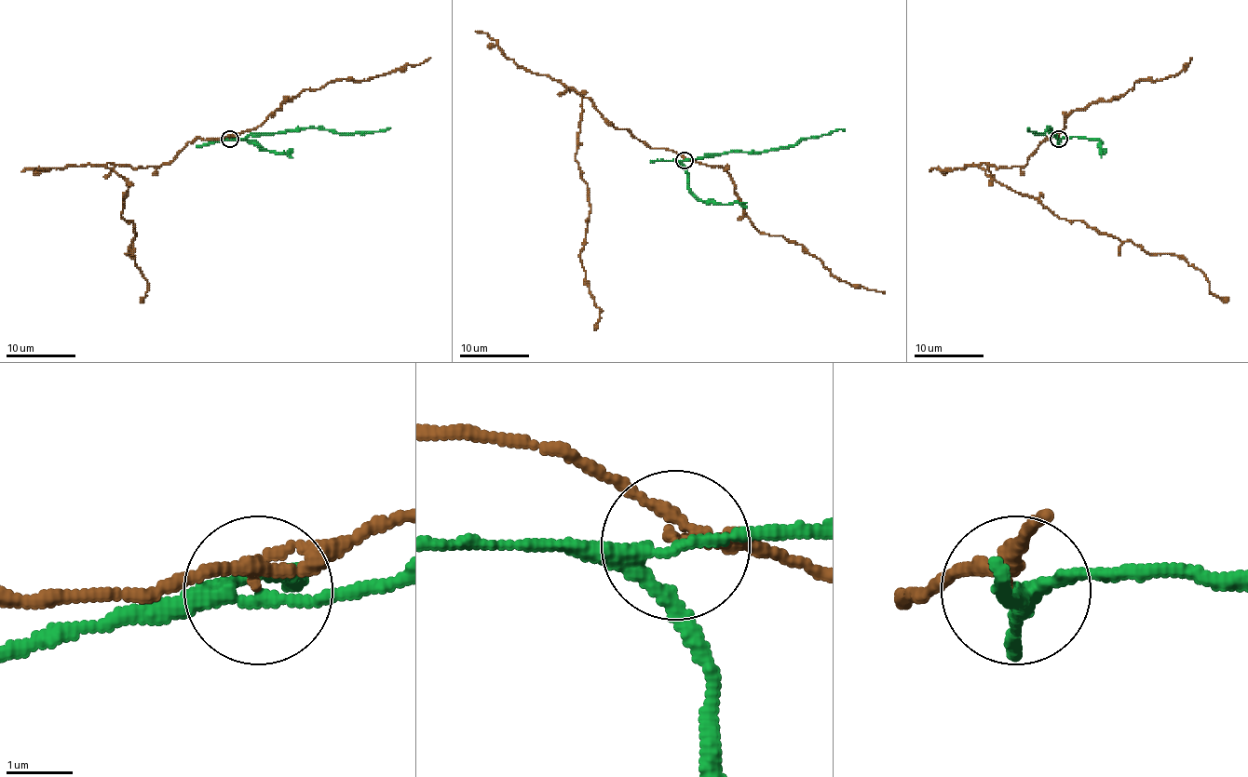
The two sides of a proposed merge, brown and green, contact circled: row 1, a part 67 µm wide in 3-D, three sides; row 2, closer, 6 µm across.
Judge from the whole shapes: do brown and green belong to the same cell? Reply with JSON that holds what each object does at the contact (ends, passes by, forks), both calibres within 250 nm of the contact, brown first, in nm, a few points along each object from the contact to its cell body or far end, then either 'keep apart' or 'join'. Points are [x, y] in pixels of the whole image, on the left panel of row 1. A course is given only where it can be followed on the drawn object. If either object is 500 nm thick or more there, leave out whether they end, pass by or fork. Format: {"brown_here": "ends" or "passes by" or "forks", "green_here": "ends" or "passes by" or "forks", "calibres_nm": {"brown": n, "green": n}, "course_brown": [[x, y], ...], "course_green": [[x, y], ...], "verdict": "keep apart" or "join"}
{"brown_here": "passes by", "green_here": "forks", "calibres_nm": {"brown": 170, "green": 160}, "course_brown": [[229, 138], [114, 169], [128, 181], [140, 299]], "course_green": [[229, 138], [239, 140], [250, 135], [313, 127], [334, 129], [338, 133], [364, 133], [390, 127]], "verdict": "keep apart"}

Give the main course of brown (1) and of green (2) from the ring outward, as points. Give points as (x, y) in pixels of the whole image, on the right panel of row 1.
1: (1057, 138), (1047, 138), (1024, 166), (989, 165), (985, 173), (1061, 219), (1150, 253), (1179, 255), (1228, 299)
2: (1059, 138), (1057, 140), (1050, 133), (1050, 127), (1043, 133), (1027, 129), (1029, 127)

